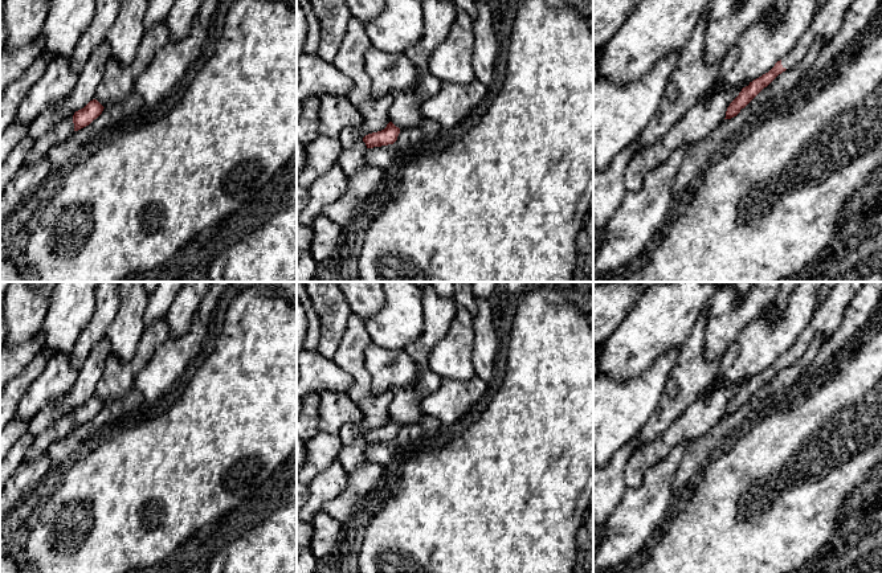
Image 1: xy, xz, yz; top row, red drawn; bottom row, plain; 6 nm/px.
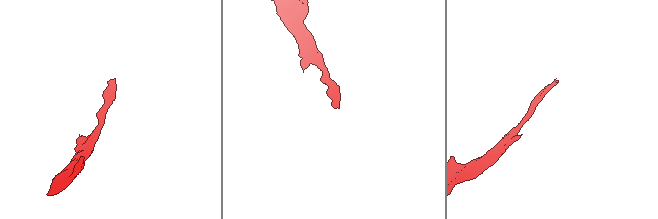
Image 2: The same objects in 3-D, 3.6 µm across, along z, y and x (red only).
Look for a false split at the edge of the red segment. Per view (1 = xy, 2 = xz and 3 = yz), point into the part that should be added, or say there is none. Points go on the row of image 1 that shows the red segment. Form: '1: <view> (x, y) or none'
1: xy (60, 132)
2: xz (352, 159)
3: yz (828, 20)

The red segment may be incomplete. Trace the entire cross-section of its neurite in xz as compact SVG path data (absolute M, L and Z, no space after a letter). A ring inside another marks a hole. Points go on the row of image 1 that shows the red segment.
M389 122L384 130L368 134L350 148L343 148L338 164L344 175L351 177L366 165L366 152L368 148L393 144L399 134L400 128Z

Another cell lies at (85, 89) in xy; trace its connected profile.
M103 41L91 53L69 97L62 101L61 105L50 106L44 110L41 116L29 126L28 136L37 140L65 118L73 118L75 111L83 109L90 101L93 101L110 57L110 48L107 42Z

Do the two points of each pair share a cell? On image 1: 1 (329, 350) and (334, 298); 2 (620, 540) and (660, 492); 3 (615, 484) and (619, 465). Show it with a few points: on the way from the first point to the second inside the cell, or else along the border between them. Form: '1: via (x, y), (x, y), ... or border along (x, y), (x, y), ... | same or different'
1: via (330, 336), (333, 311) | same
2: via (628, 528), (649, 504) | same
3: via (615, 479), (615, 470) | same

